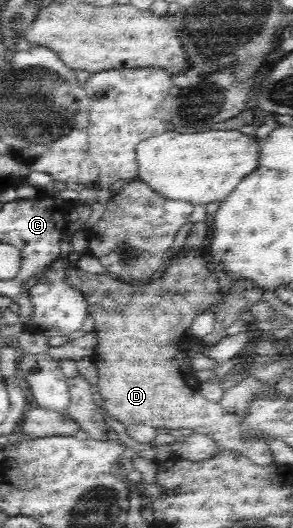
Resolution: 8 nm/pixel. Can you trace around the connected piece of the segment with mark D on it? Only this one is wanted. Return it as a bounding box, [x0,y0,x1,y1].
[65,247,275,465]

